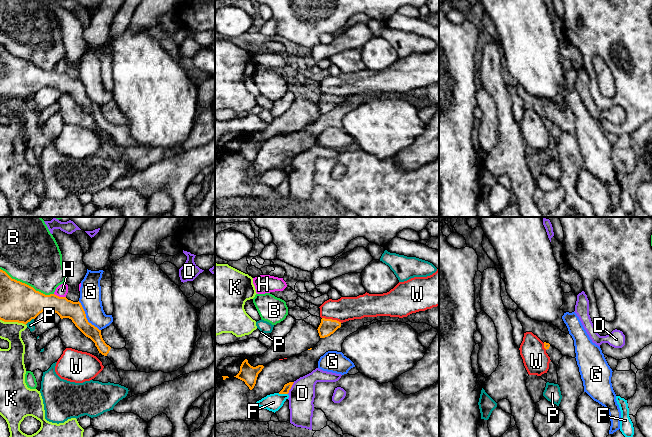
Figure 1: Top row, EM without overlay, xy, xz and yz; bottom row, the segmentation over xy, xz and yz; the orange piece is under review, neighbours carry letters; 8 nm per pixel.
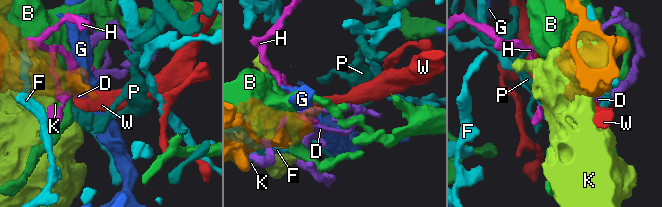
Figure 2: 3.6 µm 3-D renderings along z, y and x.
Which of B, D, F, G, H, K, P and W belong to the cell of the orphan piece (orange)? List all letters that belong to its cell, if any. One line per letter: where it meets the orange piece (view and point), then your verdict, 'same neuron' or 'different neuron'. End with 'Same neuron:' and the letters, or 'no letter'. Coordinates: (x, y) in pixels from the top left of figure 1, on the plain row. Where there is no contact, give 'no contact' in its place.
B: meets orange in xy at (26, 60); different neuron
D: meets orange in xz at (290, 164); different neuron
F: meets orange in xz at (283, 169); different neuron
G: meets orange in xy at (85, 93); different neuron
H: meets orange in xy at (60, 73); different neuron
K: meets orange in xy at (13, 97); different neuron
P: meets orange in xy at (29, 97); different neuron
W: meets orange in xz at (331, 95); different neuron
Same neuron: no letter

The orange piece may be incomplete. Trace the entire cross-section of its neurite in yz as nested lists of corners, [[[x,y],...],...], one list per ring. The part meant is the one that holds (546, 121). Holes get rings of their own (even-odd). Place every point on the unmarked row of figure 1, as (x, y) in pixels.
[[[544,118],[544,124],[546,125],[546,129],[550,133],[550,136],[556,141],[559,140],[560,135],[563,133],[561,128],[555,123],[551,122],[549,119]]]

